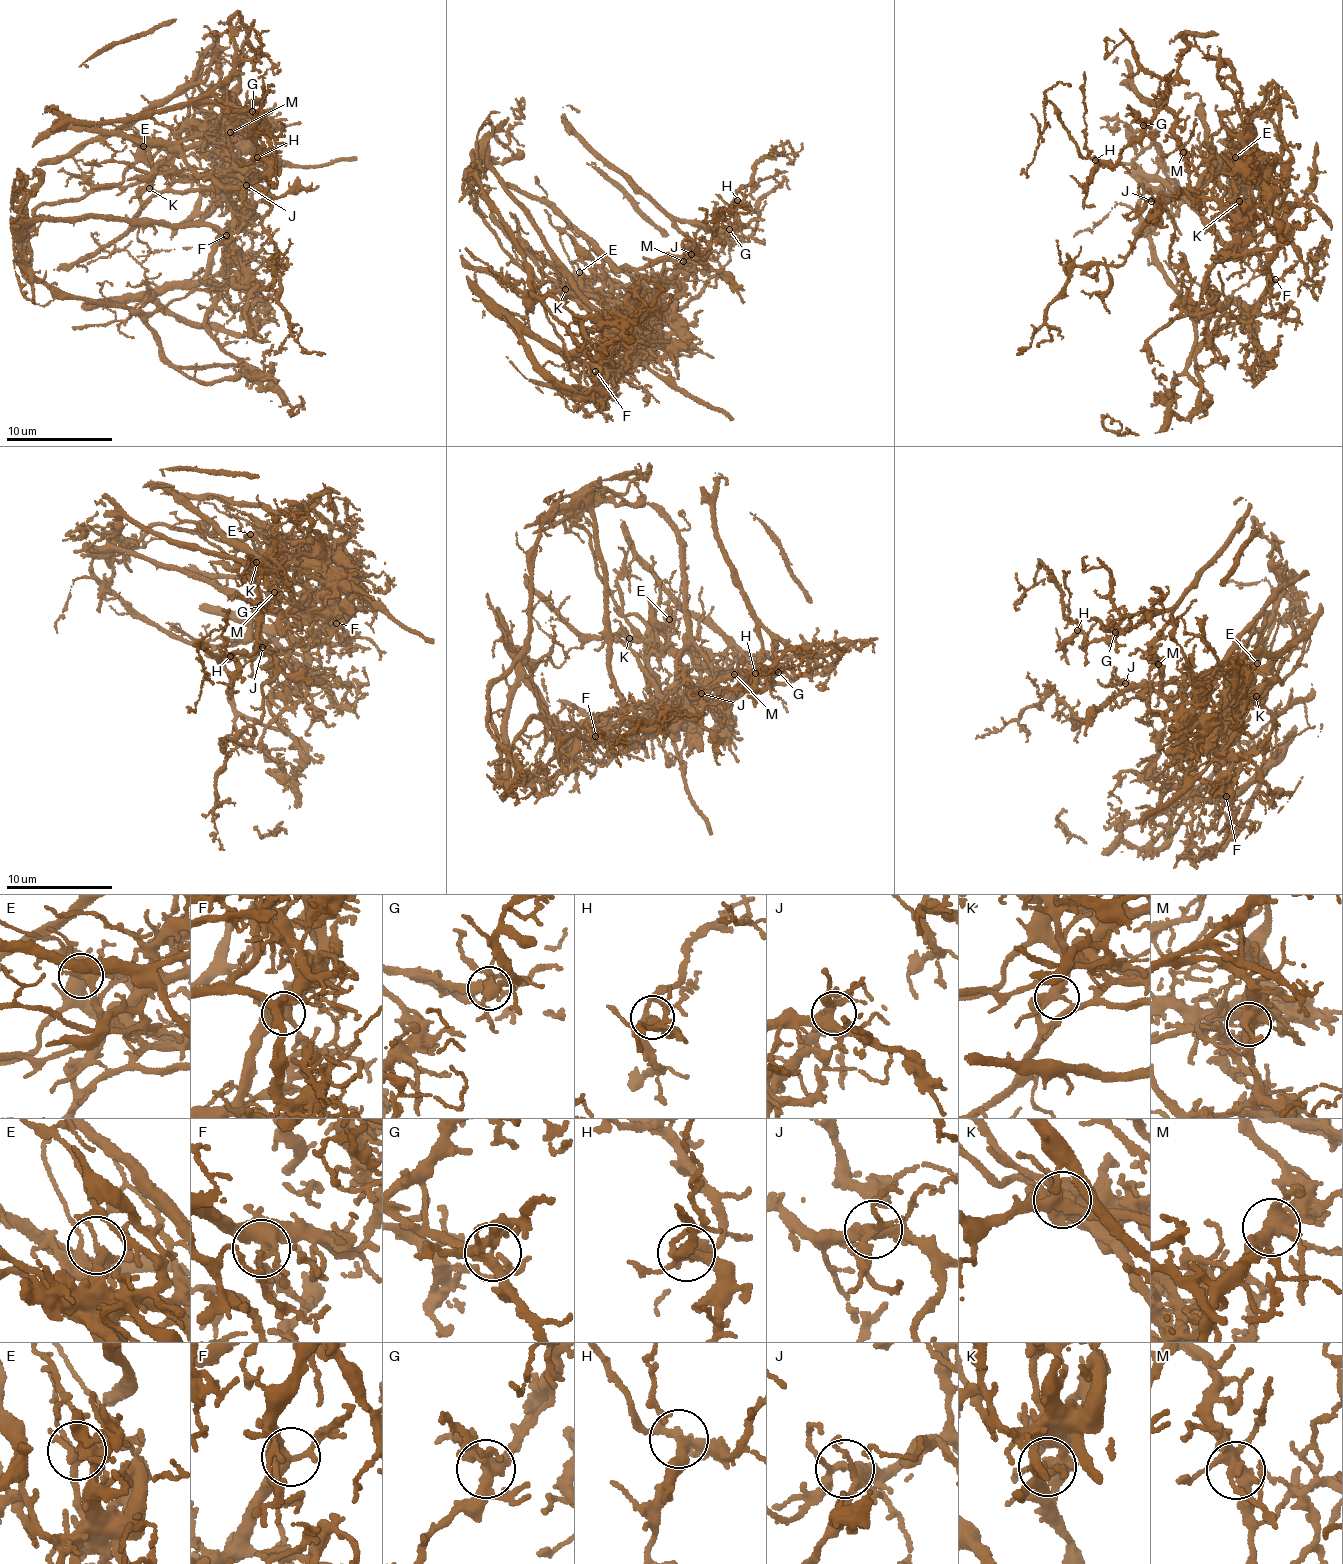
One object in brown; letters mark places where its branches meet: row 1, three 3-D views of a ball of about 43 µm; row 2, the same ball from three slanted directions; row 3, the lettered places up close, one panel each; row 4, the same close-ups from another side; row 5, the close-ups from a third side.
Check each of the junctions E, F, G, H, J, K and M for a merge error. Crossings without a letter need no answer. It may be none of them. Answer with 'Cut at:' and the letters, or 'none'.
Cut at: K, M

